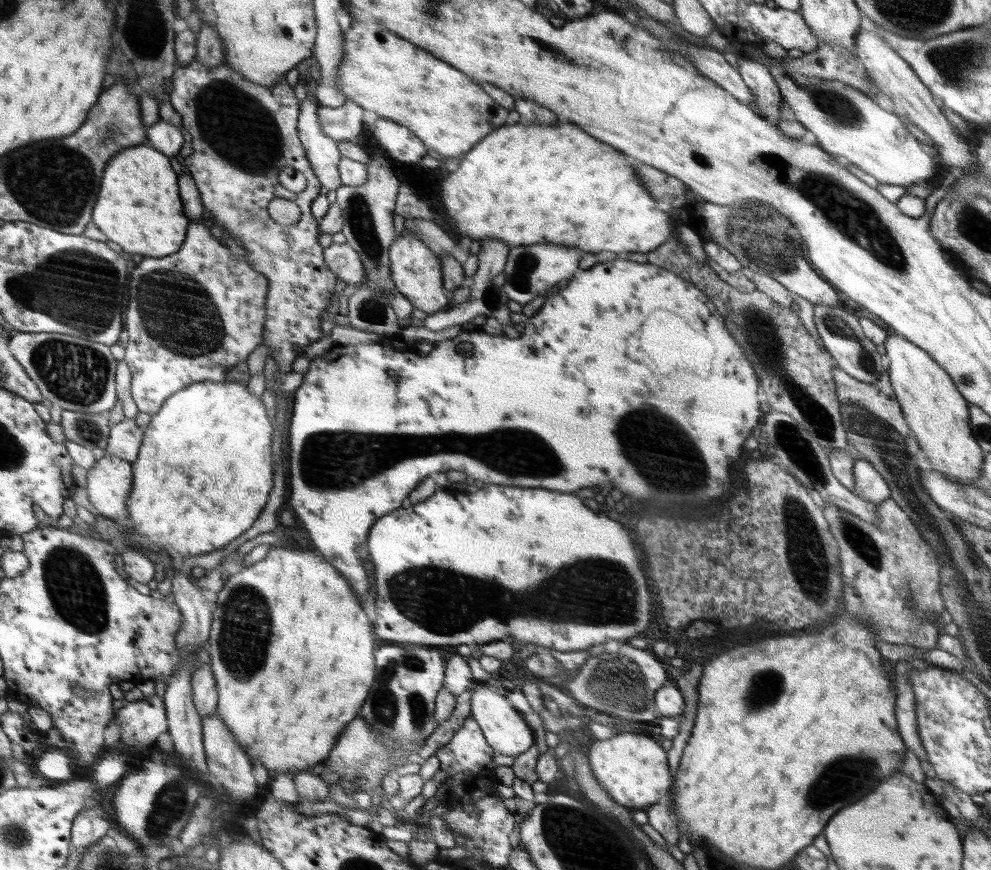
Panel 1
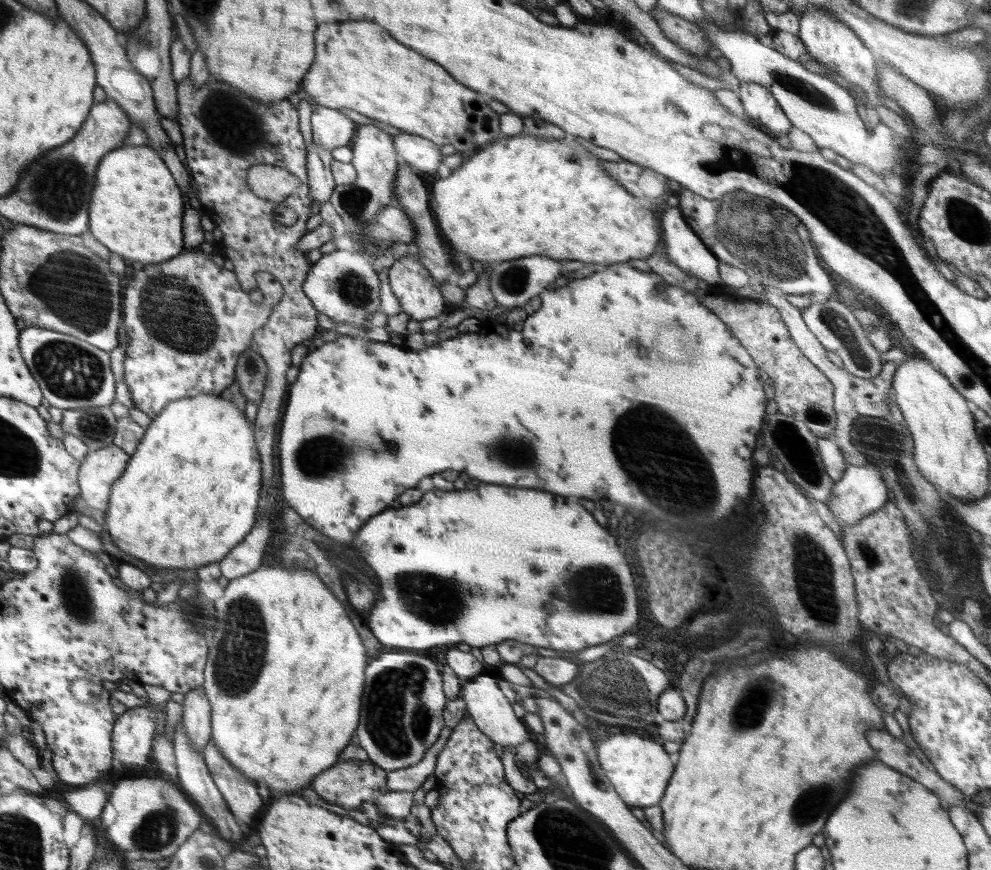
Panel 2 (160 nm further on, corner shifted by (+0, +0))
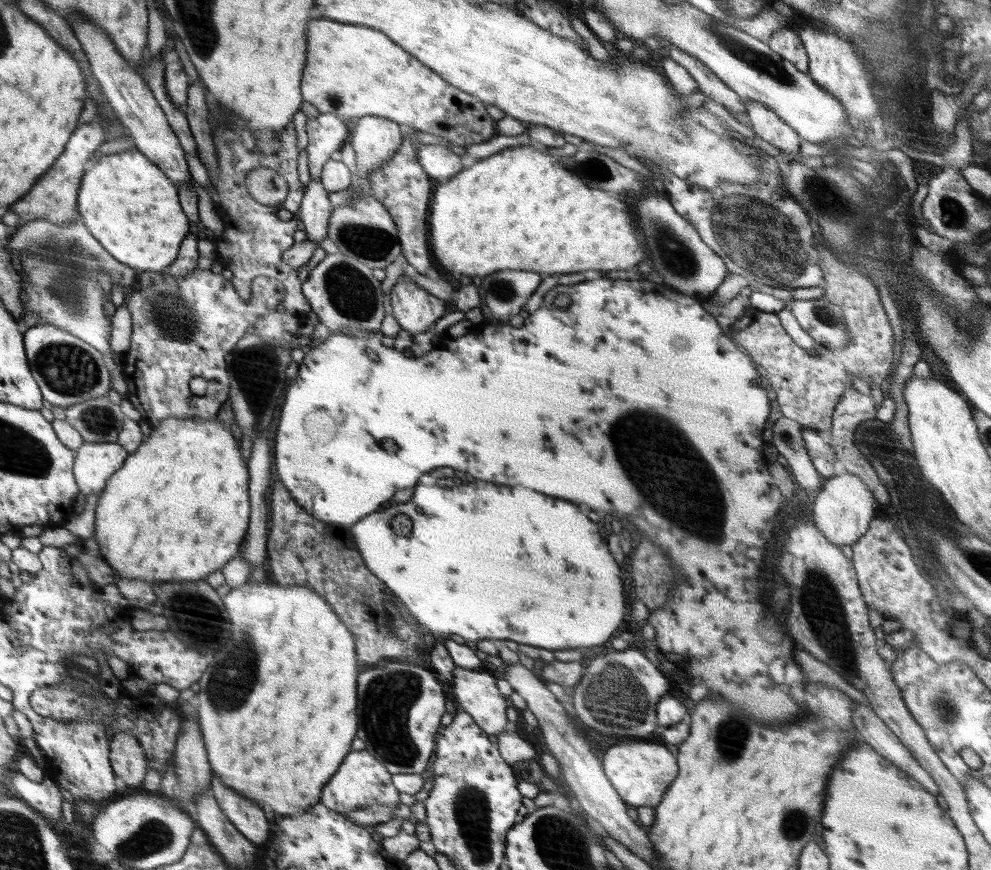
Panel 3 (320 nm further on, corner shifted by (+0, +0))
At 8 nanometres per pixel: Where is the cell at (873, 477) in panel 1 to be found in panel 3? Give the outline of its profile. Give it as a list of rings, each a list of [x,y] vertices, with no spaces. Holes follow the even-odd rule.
[[[845,473],[825,479],[822,489],[816,492],[816,500],[812,504],[813,524],[822,534],[836,546],[853,546],[869,529],[871,520],[878,514],[876,496],[853,474]]]

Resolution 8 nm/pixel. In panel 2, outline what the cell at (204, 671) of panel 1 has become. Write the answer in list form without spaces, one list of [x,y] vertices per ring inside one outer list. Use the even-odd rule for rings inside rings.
[[[202,685],[187,692],[183,702],[184,733],[188,733],[188,741],[192,742],[192,747],[202,753],[212,732],[212,709]]]

